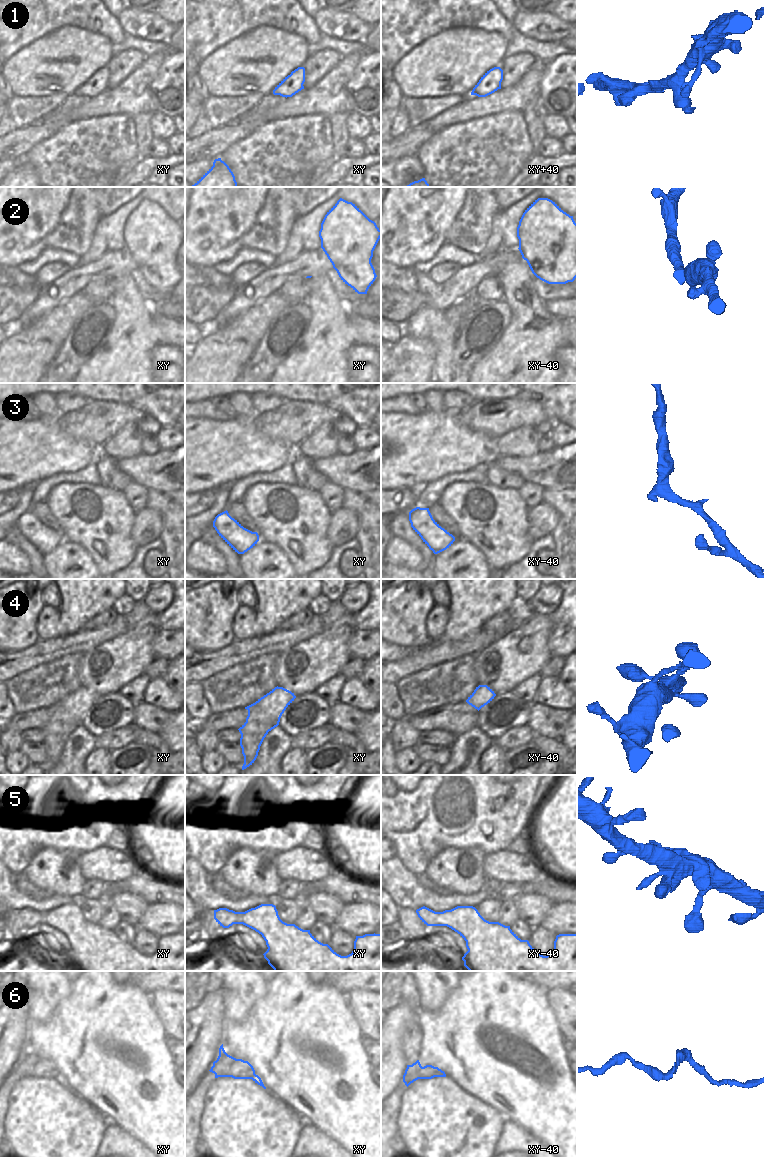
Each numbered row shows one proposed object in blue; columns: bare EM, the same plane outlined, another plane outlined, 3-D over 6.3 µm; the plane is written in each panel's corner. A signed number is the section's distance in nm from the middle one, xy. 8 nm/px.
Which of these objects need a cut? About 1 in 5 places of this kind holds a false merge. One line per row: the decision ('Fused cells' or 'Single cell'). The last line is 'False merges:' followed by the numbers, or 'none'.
1: Single cell
2: Single cell
3: Single cell
4: Single cell
5: Single cell
6: Single cell
False merges: none.

